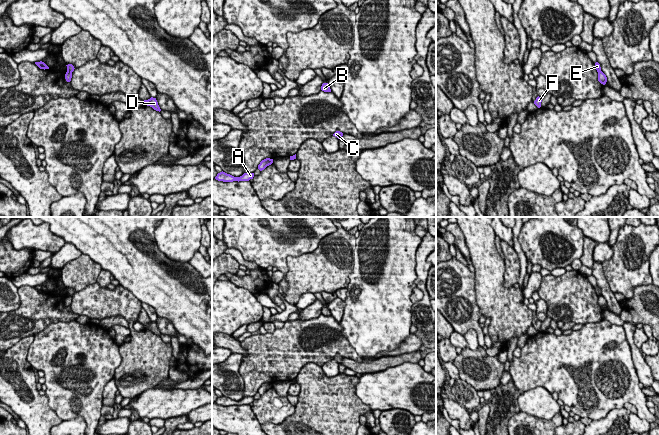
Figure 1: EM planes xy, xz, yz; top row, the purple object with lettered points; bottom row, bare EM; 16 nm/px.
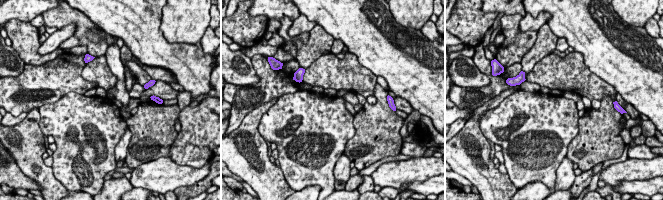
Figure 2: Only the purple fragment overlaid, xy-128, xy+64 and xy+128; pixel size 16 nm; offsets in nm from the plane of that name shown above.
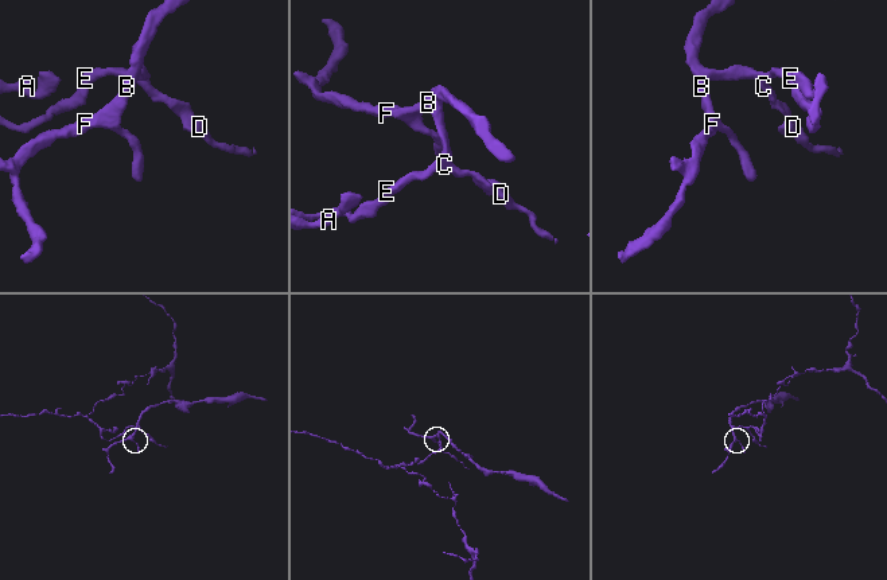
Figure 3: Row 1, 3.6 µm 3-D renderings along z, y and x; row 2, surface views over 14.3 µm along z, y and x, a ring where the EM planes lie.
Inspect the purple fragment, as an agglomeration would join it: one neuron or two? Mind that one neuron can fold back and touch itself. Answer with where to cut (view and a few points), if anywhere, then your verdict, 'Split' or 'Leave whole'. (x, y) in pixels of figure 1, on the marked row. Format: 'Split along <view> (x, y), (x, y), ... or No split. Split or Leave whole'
Split along xy (67, 70), (71, 72). Split

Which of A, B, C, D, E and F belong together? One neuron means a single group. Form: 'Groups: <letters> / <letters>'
Groups: A / B C D E F

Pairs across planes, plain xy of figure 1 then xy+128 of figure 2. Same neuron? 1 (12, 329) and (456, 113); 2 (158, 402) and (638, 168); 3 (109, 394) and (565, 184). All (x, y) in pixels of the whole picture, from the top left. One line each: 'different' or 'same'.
1: different
2: same
3: same

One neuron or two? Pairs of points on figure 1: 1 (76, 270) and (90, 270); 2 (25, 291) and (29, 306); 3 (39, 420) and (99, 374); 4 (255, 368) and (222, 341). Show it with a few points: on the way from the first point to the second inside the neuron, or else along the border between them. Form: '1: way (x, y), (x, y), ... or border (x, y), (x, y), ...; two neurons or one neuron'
1: way (79, 270), (87, 270); one neuron
2: way (28, 295), (29, 302); one neuron
3: border (45, 394), (48, 406), (62, 420); two neurons
4: border (240, 342), (240, 345), (246, 351), (246, 357); two neurons

